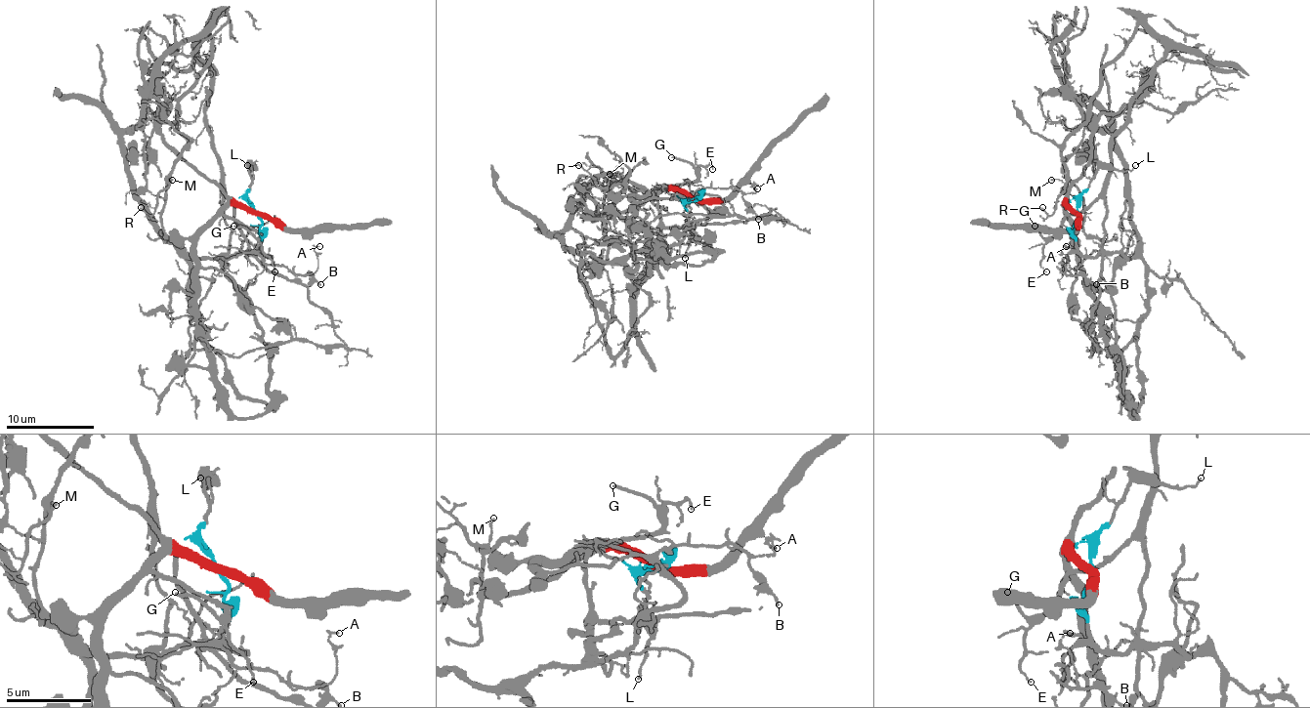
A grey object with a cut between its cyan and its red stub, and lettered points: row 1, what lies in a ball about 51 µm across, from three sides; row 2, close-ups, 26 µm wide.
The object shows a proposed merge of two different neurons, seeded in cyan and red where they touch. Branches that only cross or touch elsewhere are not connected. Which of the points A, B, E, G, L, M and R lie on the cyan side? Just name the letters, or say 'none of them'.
A, B, L

